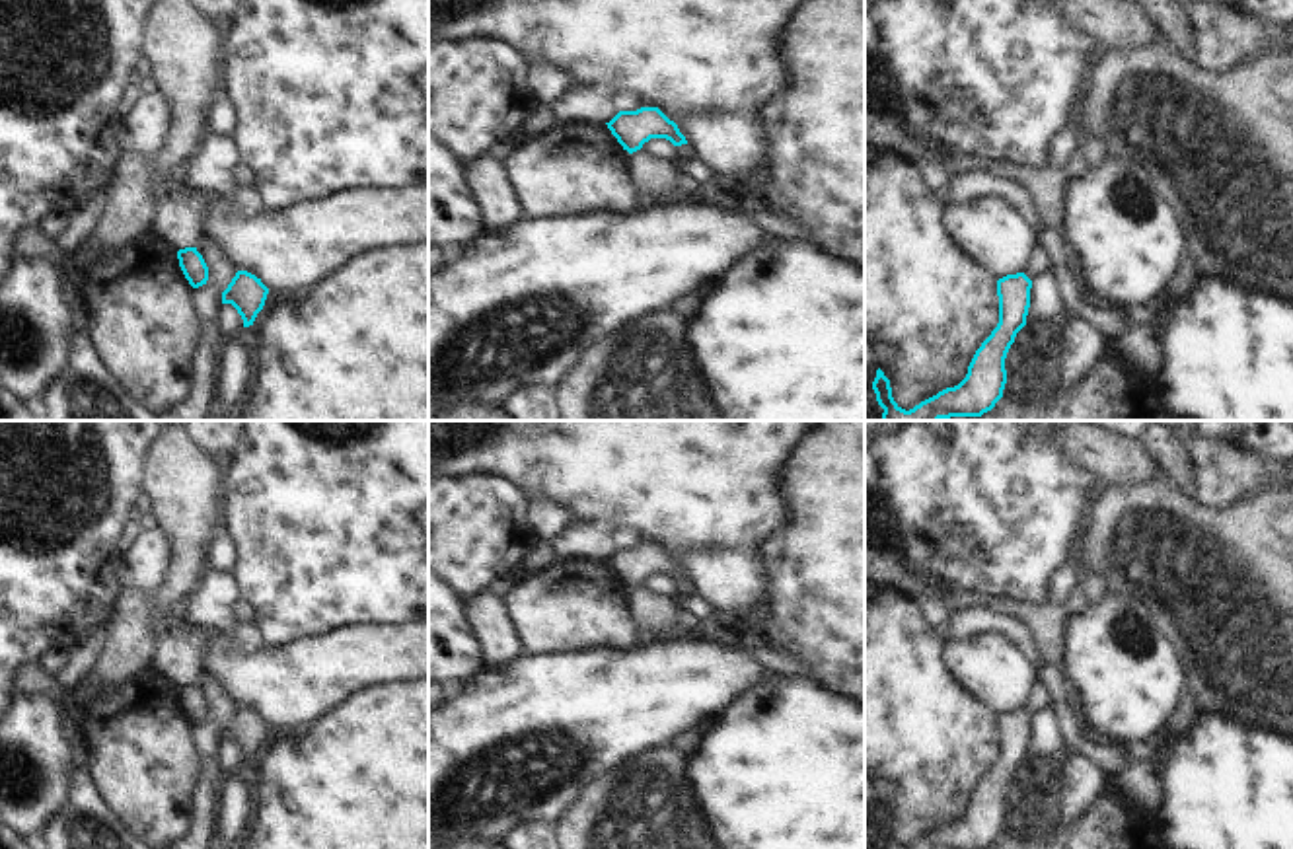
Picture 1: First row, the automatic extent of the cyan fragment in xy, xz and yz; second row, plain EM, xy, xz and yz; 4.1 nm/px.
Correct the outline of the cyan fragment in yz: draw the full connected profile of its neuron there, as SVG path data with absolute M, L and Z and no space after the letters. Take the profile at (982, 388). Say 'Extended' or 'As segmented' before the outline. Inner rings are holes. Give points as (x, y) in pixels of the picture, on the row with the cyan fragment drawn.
Extended. M1038 243L1022 273L997 280L999 323L976 351L968 374L958 386L946 388L905 411L894 401L890 380L878 368L872 389L878 405L884 409L882 421L941 421L950 417L981 417L991 411L1003 397L1007 384L1007 352L1016 333L1026 325L1032 280L1050 269L1052 259L1046 247Z

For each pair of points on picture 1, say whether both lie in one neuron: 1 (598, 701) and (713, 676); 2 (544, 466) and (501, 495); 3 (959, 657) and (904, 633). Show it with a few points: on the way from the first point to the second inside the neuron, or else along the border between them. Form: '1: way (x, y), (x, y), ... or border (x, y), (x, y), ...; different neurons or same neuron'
1: way (628, 701), (668, 692), (684, 682); same neuron
2: border (472, 474), (503, 476), (526, 495); different neurons
3: border (945, 639), (945, 664), (964, 692); different neurons

